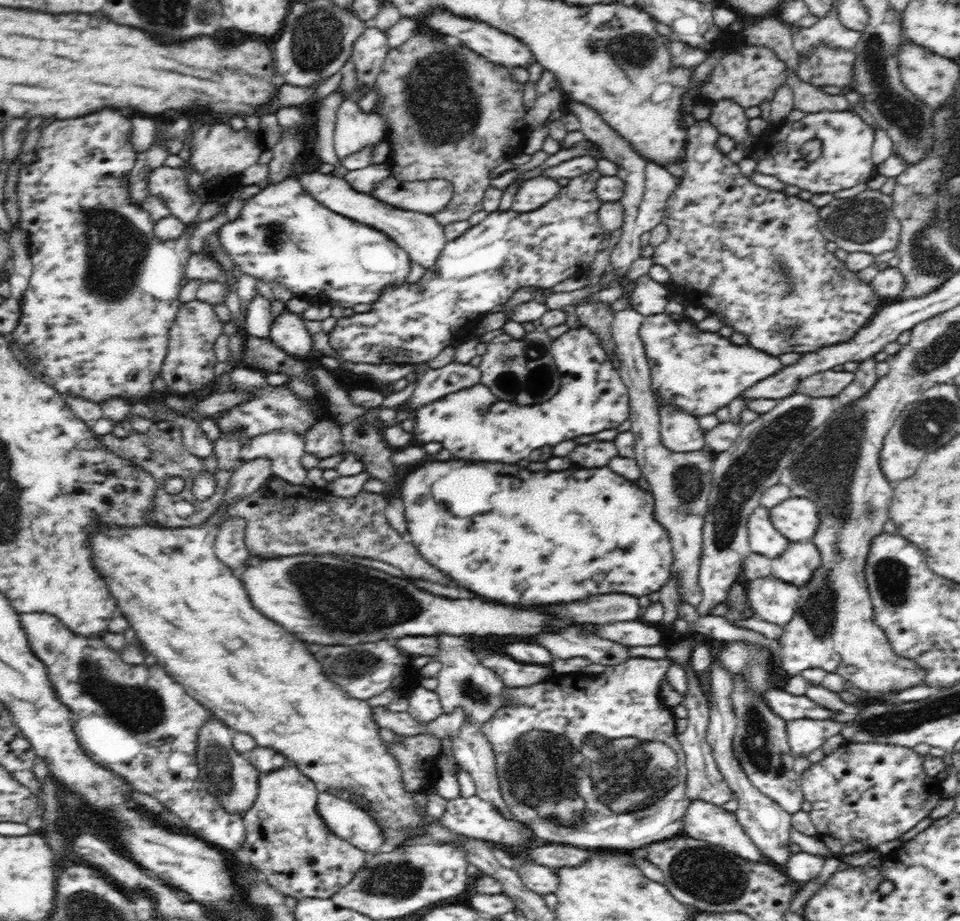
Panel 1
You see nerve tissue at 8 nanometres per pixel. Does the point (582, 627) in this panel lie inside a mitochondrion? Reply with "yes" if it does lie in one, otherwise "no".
no

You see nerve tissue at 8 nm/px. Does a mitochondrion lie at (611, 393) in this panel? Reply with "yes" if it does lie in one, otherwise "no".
no

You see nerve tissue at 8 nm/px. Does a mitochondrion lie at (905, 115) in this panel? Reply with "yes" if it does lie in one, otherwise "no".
yes

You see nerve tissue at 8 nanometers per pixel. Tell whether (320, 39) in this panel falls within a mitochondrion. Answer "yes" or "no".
yes

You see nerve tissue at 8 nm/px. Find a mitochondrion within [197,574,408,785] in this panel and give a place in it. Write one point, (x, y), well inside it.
(357, 663)

